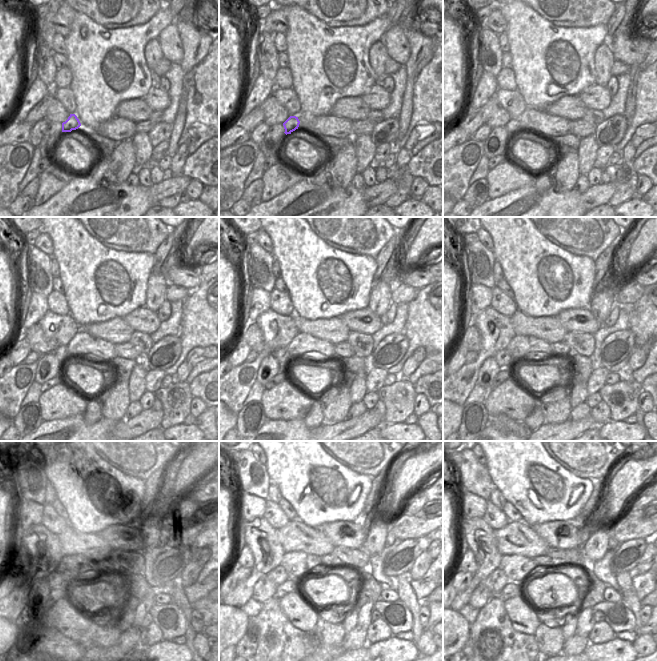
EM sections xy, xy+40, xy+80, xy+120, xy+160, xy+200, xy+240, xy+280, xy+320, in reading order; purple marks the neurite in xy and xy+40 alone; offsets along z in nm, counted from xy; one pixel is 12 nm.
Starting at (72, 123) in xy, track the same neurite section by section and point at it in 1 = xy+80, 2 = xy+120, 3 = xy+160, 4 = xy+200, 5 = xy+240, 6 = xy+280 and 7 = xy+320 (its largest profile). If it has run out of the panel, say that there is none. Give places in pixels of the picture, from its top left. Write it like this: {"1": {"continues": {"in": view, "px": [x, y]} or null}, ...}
{"1": {"continues": {"in": "xy+80", "px": [512, 125]}}, "2": {"continues": {"in": "xy+120", "px": [61, 352]}}, "3": {"continues": {"in": "xy+160", "px": [279, 353]}}, "4": {"continues": {"in": "xy+200", "px": [503, 353]}}, "5": {"continues": {"in": "xy+240", "px": [55, 575]}}, "6": {"continues": {"in": "xy+280", "px": [277, 575]}}, "7": {"continues": {"in": "xy+320", "px": [497, 580]}}}

